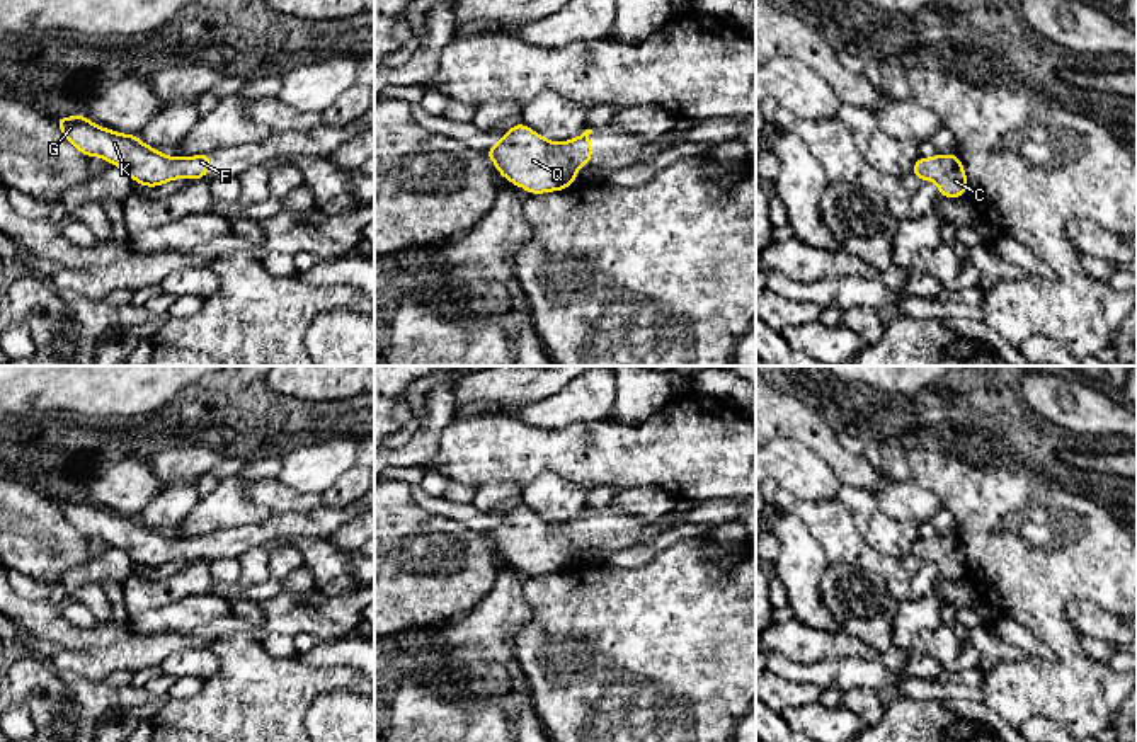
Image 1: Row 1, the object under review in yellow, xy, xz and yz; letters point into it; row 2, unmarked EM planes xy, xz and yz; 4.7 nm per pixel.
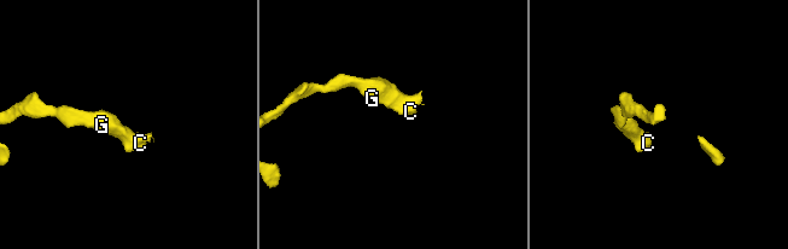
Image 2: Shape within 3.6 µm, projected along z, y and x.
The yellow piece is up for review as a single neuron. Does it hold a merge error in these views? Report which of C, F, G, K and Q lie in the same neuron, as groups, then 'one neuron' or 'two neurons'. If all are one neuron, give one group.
C F G K Q; one neuron

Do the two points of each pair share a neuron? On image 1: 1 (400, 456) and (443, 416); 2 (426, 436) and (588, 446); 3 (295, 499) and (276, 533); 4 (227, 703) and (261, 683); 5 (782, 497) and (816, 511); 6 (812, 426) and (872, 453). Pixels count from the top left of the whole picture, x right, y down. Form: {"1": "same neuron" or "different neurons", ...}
{"1": "same neuron", "2": "different neurons", "3": "different neurons", "4": "same neuron", "5": "same neuron", "6": "different neurons"}

